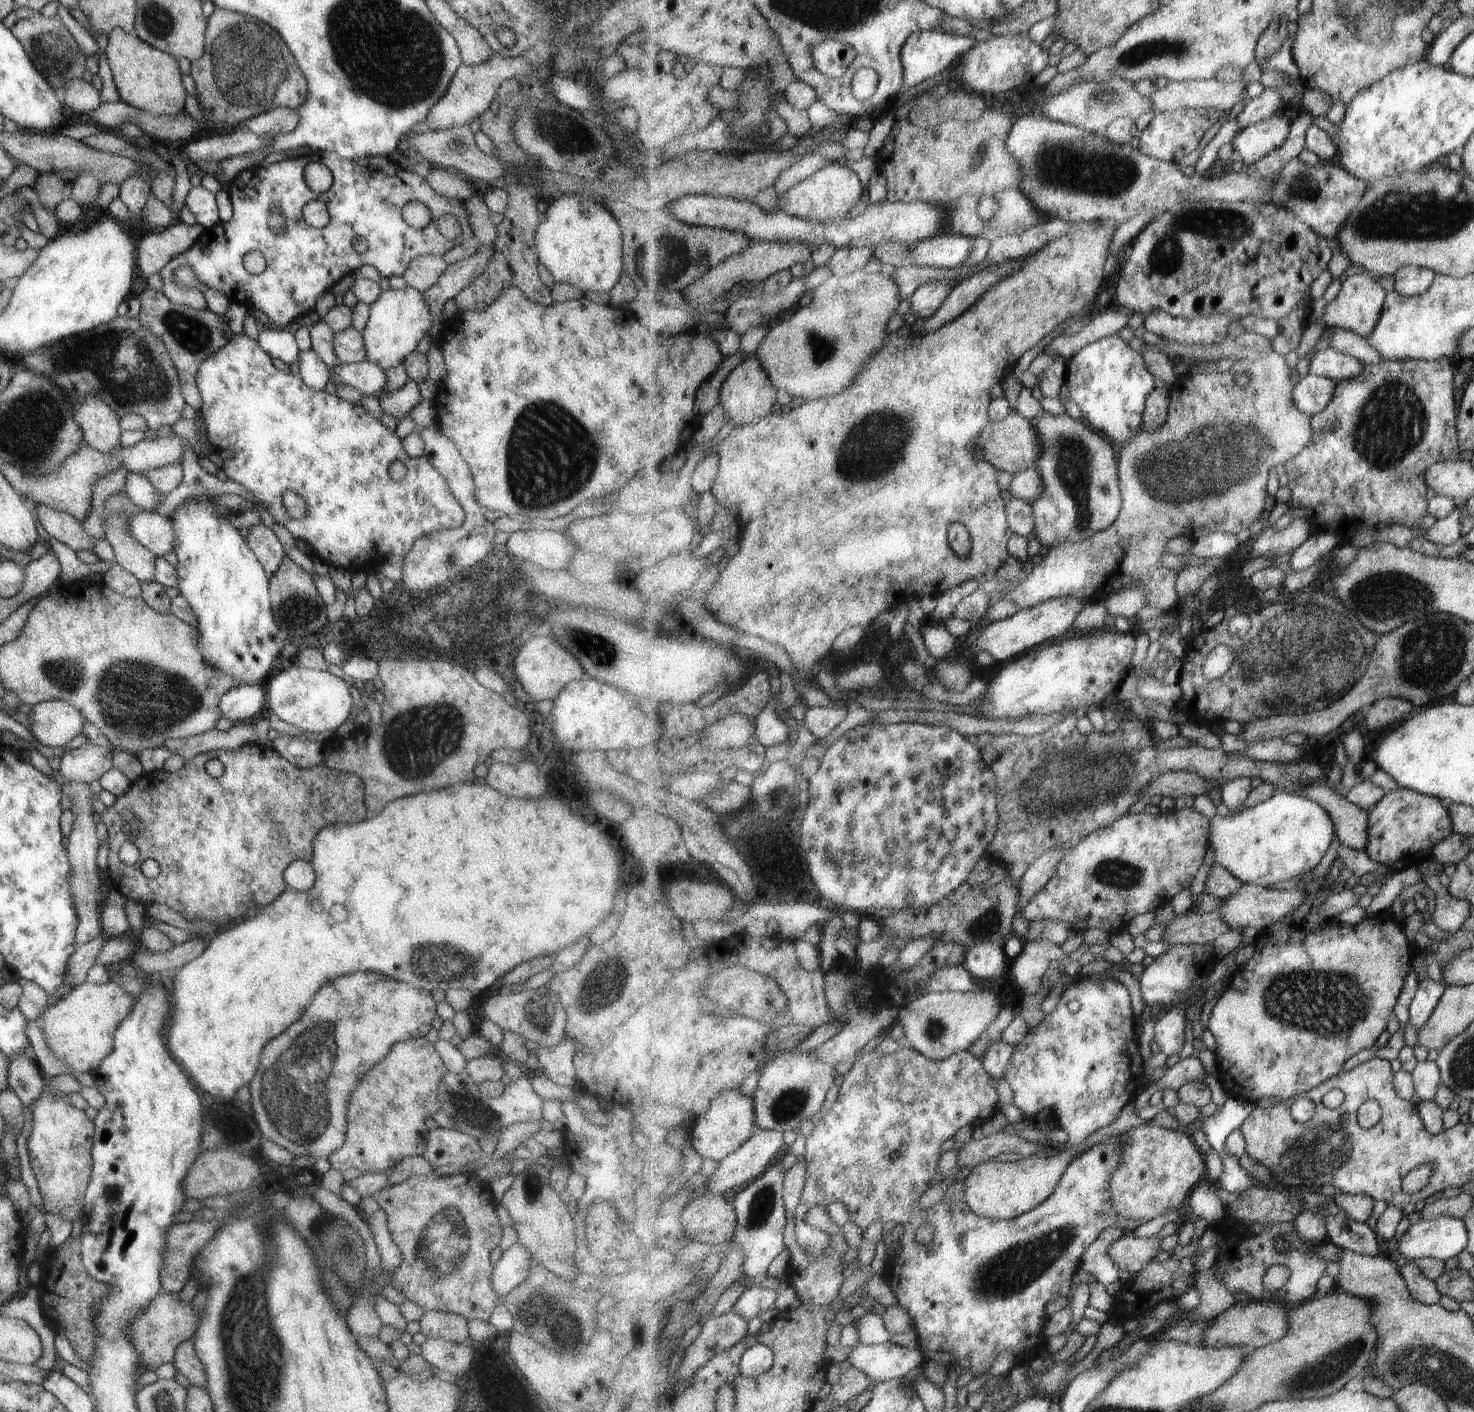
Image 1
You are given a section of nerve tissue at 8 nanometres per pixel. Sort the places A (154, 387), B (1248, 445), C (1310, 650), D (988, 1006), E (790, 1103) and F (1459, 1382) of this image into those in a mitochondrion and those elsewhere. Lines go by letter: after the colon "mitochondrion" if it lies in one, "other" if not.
A: mitochondrion
B: mitochondrion
C: mitochondrion
D: other
E: mitochondrion
F: mitochondrion

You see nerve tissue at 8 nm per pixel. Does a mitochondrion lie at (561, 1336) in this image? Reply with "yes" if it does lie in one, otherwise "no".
yes

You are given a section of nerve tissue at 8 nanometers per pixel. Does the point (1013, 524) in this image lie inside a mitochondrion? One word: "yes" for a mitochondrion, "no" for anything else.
no

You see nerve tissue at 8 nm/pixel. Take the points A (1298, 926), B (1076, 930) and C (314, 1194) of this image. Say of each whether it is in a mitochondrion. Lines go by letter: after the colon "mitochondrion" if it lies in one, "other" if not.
A: other
B: other
C: other

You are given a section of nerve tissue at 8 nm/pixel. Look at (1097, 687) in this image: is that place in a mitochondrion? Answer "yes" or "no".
no

